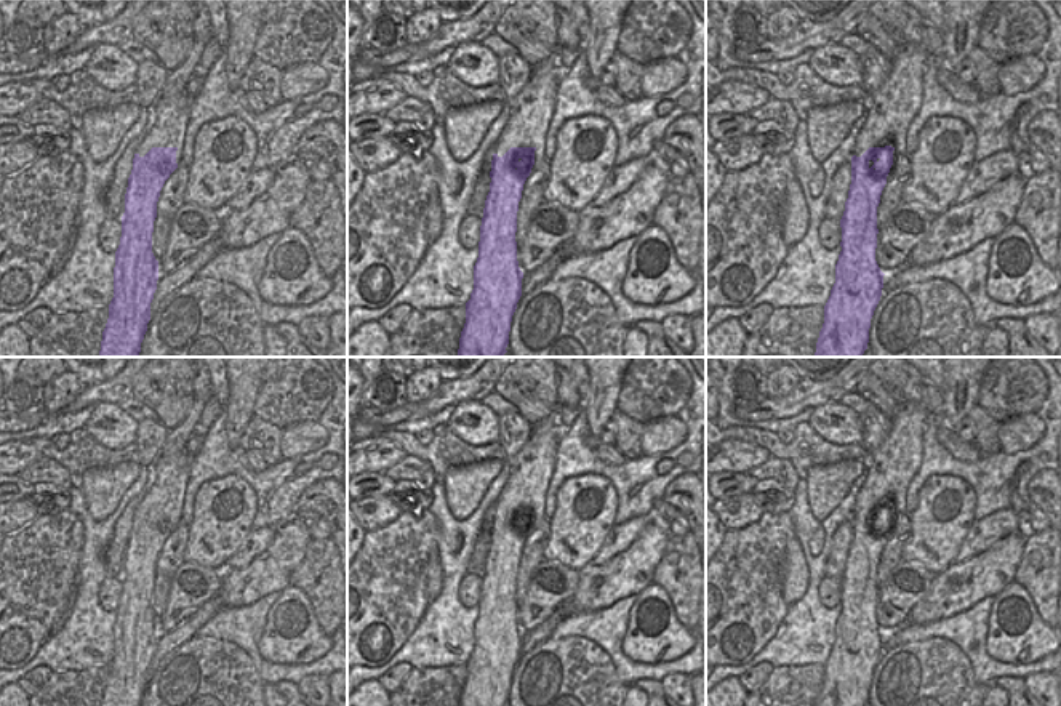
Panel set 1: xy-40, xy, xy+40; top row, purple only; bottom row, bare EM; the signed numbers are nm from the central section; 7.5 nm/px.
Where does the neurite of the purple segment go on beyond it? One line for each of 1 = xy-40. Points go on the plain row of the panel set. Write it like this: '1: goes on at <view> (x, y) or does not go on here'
1: goes on at xy-40 (168, 474)

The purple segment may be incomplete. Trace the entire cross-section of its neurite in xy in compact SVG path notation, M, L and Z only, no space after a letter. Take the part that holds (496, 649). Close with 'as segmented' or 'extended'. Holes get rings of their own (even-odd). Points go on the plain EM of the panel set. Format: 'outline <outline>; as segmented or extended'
outline M560 413L531 427L531 435L509 463L509 479L493 506L490 551L480 584L478 616L474 624L474 648L466 661L466 682L459 706L507 706L512 674L522 655L523 631L517 620L517 570L531 527L544 517L544 496L555 469L557 447L562 439Z; extended

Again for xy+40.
outline M906 405L890 421L883 443L867 455L840 578L842 610L835 642L824 664L816 706L867 706L885 634L875 620L877 565L891 523L907 514L906 491L922 461L925 426L927 411L920 405Z; extended

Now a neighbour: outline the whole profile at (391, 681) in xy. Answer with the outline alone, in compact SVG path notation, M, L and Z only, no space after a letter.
M398 663L386 671L378 680L387 693L395 692L413 669L408 663Z

